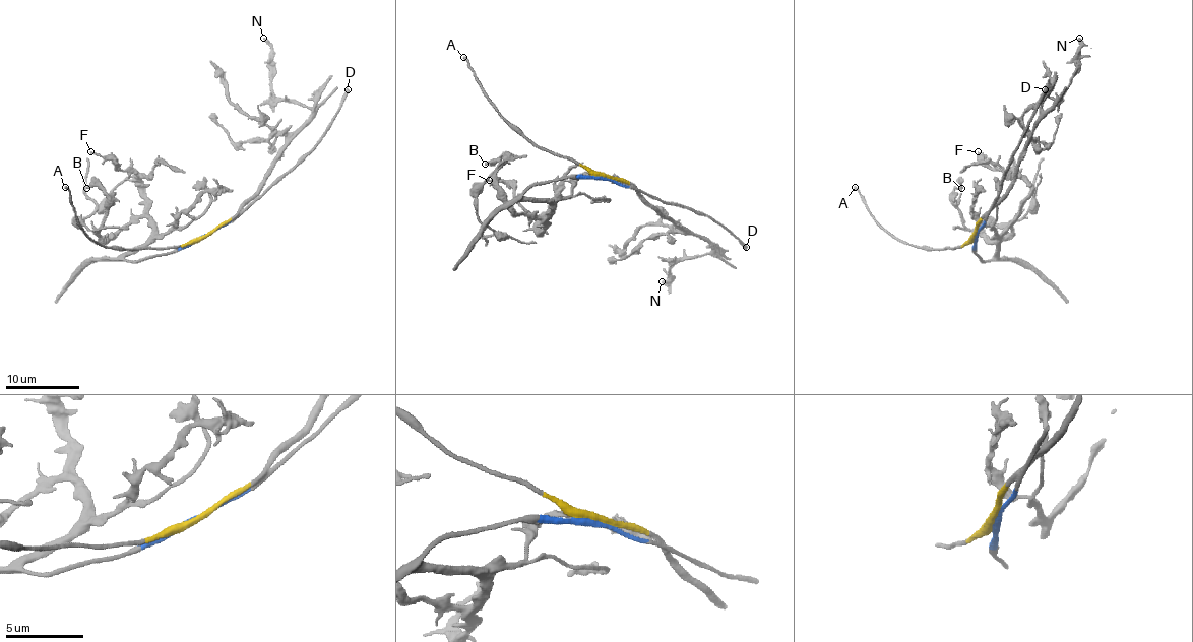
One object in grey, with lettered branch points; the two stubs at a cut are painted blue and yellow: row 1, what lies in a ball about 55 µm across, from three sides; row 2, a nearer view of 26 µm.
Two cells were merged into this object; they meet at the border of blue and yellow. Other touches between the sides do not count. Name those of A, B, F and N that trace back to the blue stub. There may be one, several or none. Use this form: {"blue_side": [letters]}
{"blue_side": ["B", "F"]}

